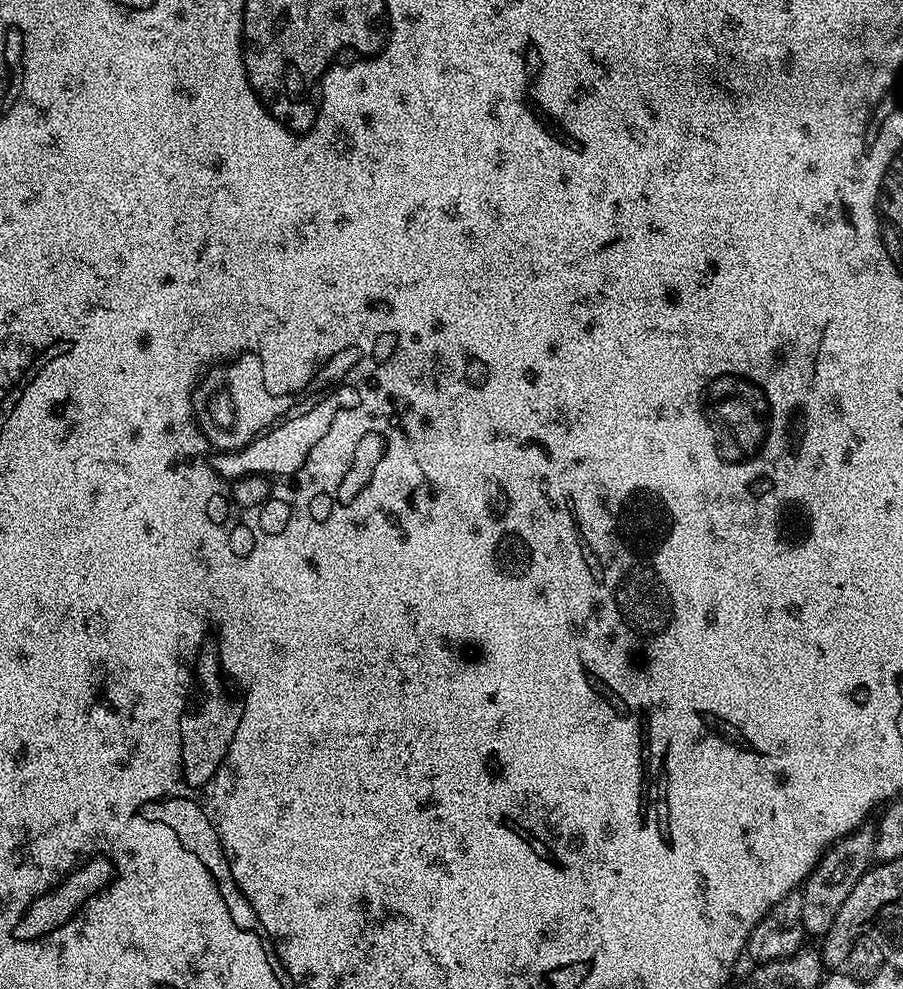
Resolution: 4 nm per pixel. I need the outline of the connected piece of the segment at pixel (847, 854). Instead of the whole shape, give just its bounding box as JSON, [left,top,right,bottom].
[802,826,876,938]

